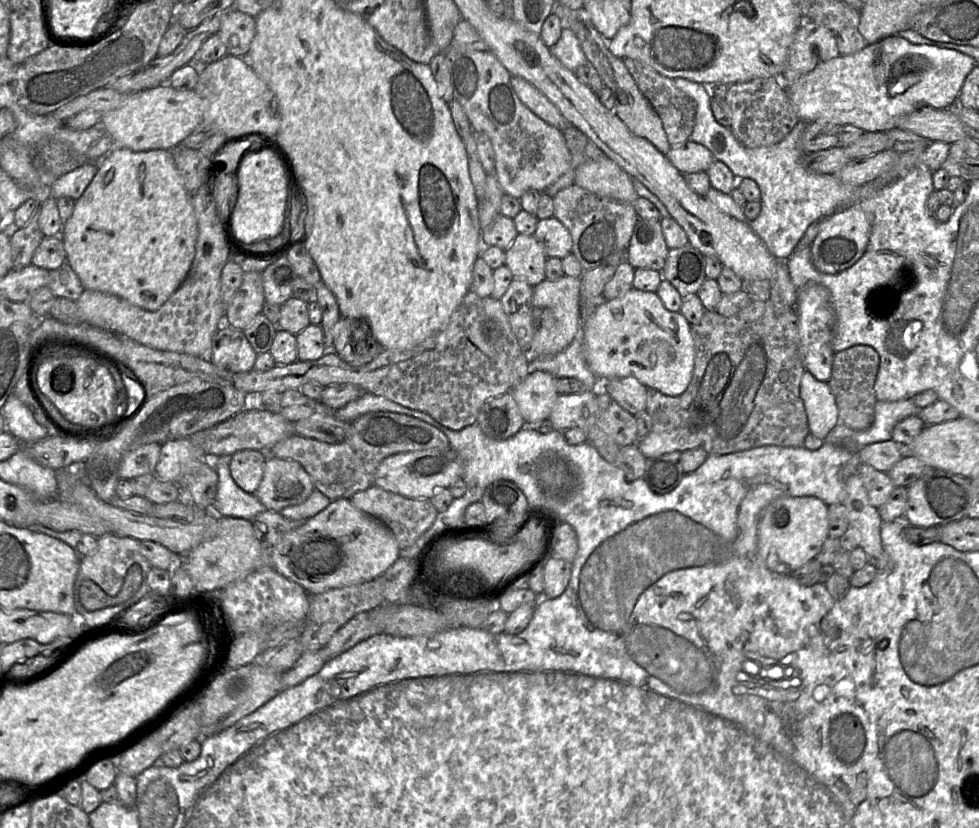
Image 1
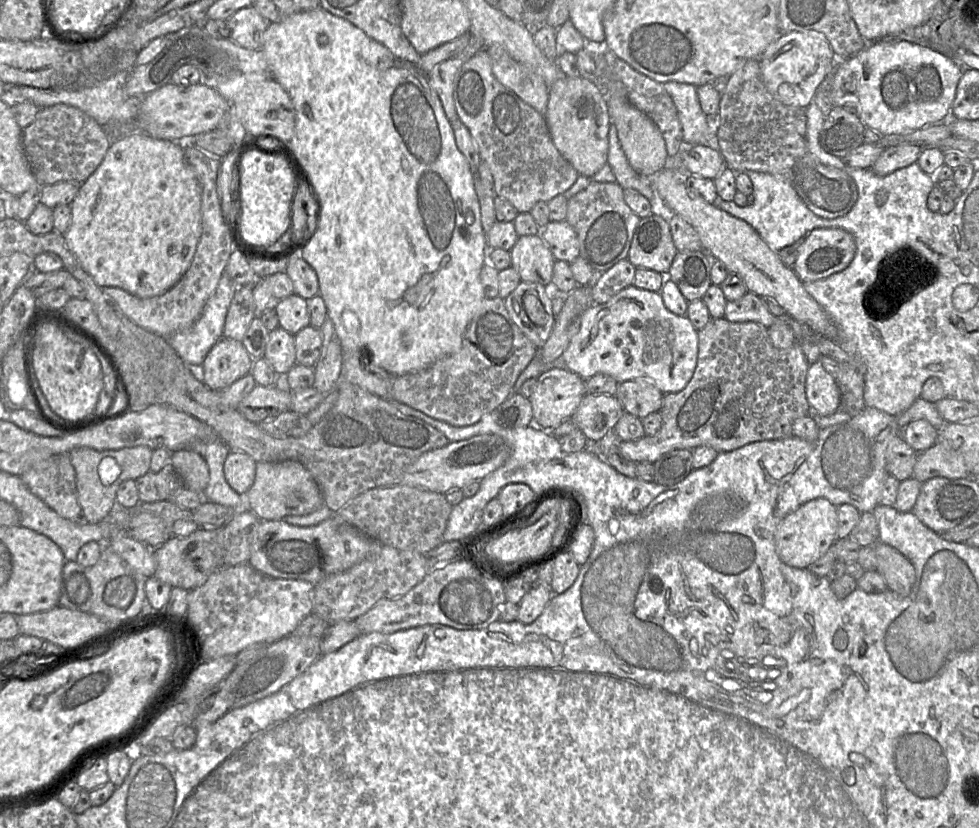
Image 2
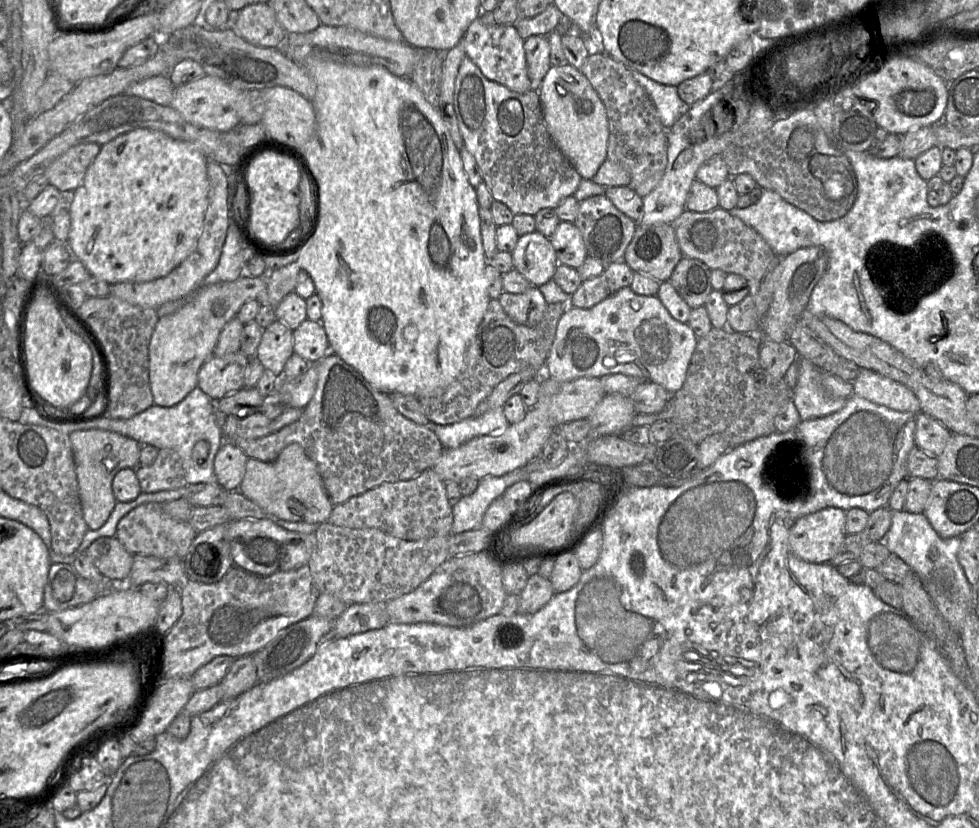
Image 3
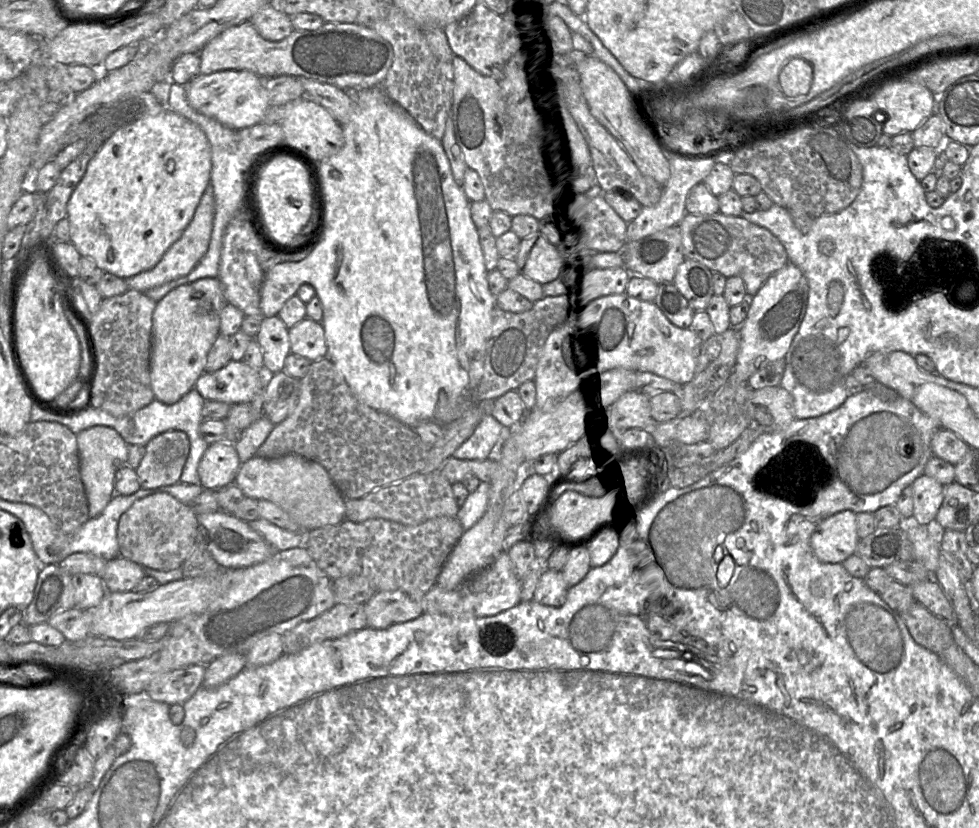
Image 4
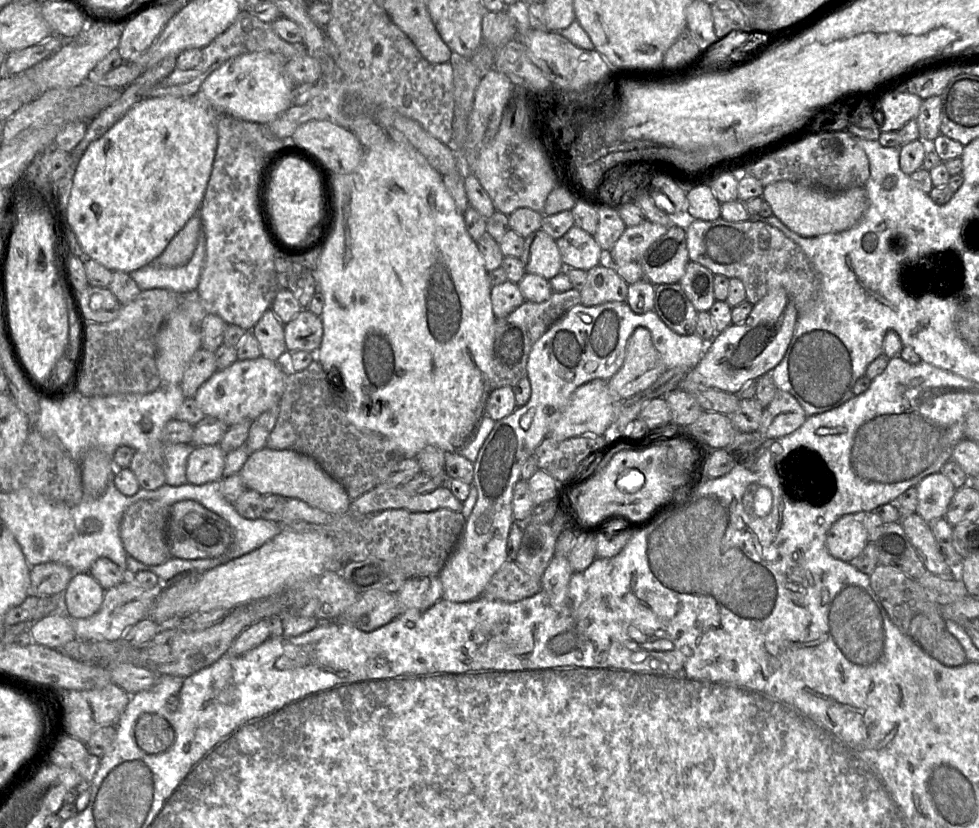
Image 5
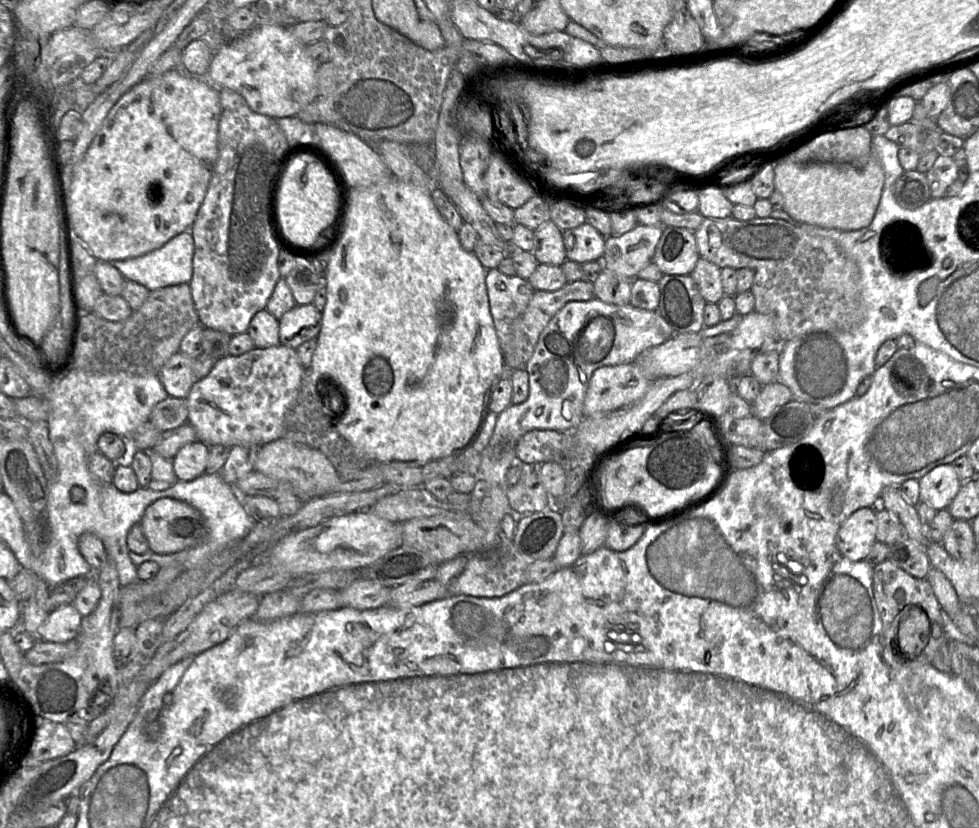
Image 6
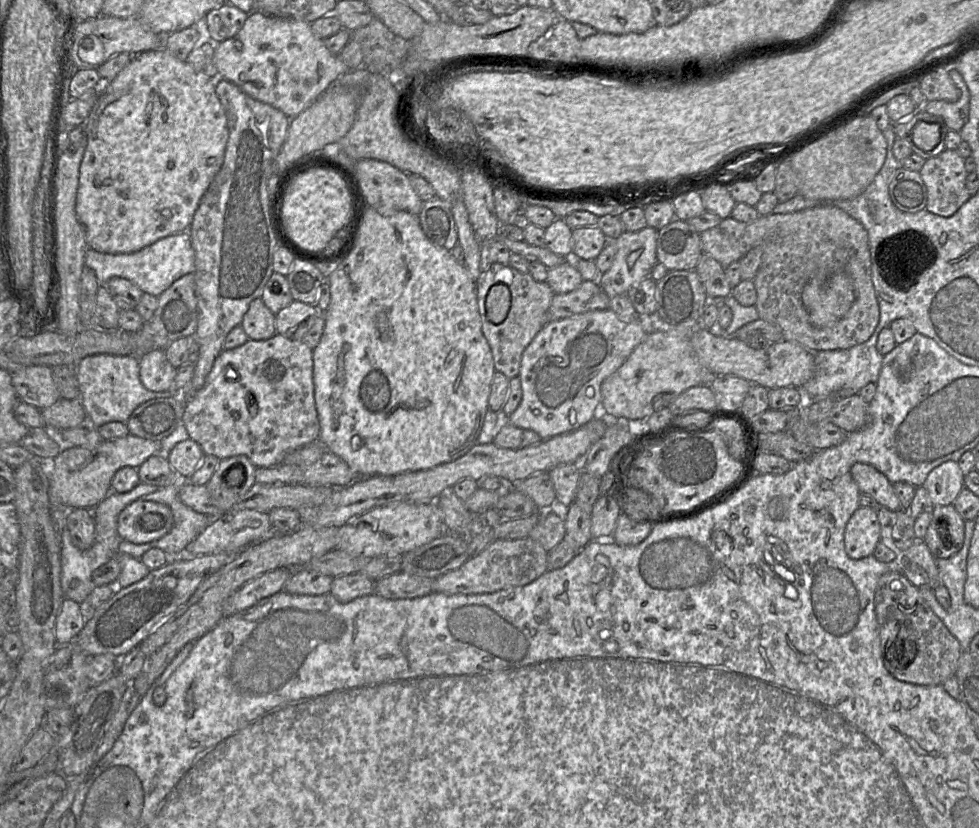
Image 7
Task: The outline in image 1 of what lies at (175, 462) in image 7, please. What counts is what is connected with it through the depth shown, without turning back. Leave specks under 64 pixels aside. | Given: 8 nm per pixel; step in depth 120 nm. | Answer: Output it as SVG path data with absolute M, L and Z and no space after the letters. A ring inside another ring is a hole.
M242 450L229 458L229 469L235 483L246 493L255 494L264 473L266 452Z

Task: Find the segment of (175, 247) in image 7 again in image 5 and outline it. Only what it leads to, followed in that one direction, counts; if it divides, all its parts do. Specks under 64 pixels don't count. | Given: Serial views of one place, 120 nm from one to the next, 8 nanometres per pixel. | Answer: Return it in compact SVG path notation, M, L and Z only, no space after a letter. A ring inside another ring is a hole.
M201 230L192 258L183 266L148 264L130 273L141 290L163 288L180 294L196 290L206 255L206 237Z

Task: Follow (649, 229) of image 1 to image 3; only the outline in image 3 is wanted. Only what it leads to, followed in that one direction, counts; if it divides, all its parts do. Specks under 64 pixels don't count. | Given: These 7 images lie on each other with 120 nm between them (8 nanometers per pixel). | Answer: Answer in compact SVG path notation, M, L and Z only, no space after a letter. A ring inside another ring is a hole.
M670 223L637 224L623 261L633 272L666 282L682 259L675 229Z

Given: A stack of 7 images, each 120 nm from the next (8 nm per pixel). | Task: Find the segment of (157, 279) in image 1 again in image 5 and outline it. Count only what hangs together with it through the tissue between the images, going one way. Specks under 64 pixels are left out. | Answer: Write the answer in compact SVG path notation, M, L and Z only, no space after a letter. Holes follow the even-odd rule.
M199 94L192 97L148 97L136 103L81 156L65 217L86 258L111 271L131 272L153 263L174 236L198 213L218 143L218 111Z

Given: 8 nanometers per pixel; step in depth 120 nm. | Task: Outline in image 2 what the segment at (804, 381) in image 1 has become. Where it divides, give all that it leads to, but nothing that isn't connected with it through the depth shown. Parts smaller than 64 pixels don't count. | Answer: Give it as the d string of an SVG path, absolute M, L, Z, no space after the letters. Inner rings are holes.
M819 360L810 364L806 374L805 391L813 414L829 416L840 408L840 390L836 380Z

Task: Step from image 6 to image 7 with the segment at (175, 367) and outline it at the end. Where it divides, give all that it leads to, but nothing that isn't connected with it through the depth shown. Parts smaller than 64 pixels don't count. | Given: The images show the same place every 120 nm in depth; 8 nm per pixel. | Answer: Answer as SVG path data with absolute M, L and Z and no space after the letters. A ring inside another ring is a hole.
M164 349L151 351L139 358L140 380L150 391L172 393L176 371Z

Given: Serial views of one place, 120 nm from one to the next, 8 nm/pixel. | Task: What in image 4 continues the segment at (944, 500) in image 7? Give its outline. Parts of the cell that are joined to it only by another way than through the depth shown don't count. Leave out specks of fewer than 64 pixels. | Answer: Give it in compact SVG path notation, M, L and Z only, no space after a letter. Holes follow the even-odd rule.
M921 475L911 485L913 489L913 518L920 525L935 520L944 499L944 486L935 479Z

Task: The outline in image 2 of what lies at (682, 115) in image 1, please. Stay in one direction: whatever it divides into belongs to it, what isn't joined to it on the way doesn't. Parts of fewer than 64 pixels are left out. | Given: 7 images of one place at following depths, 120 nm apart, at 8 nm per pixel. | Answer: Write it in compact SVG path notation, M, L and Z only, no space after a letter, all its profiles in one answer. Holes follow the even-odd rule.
M608 49L601 51L601 54L606 59L609 71L625 85L630 103L644 112L658 126L665 140L668 158L673 157L678 152L683 142L683 132L677 108L663 84L636 71L628 63L617 57Z

